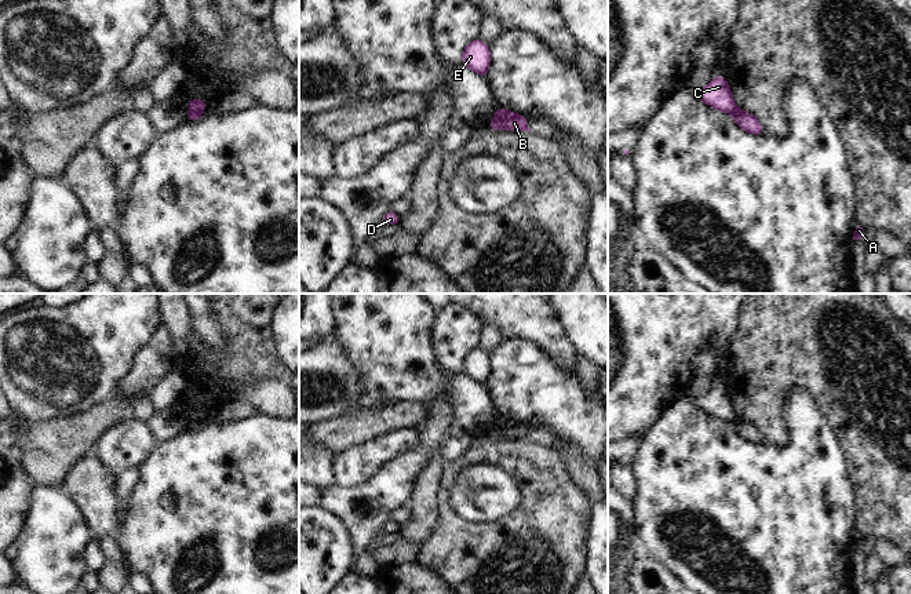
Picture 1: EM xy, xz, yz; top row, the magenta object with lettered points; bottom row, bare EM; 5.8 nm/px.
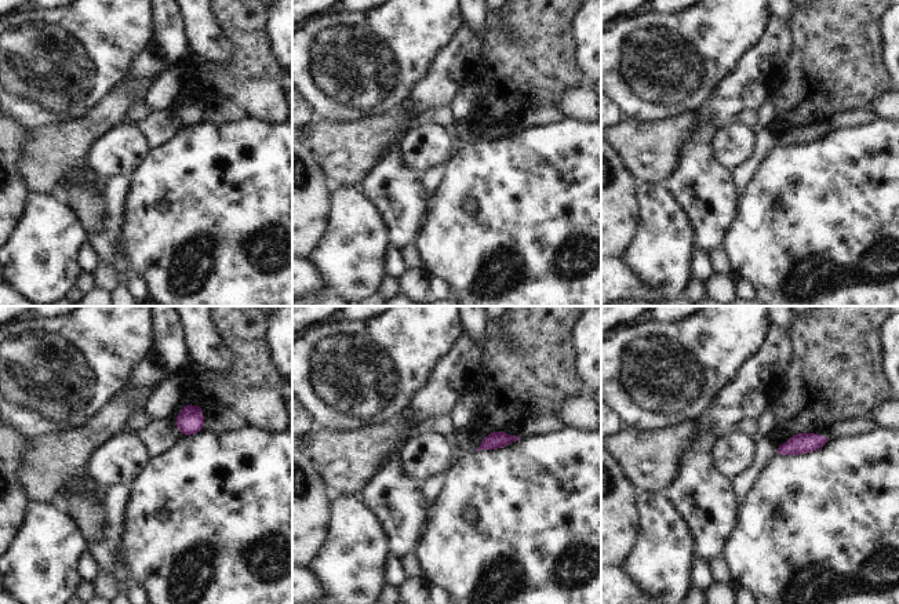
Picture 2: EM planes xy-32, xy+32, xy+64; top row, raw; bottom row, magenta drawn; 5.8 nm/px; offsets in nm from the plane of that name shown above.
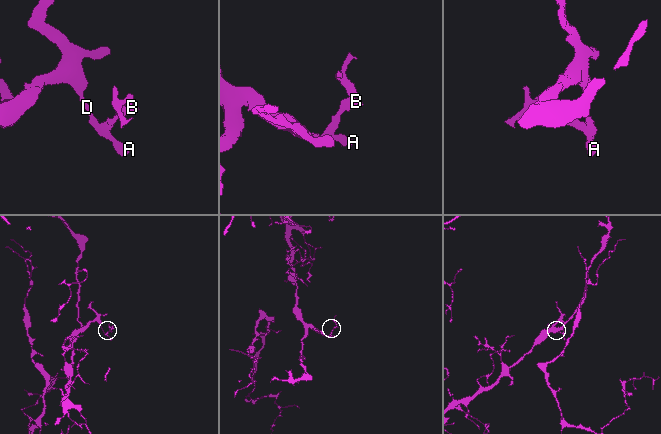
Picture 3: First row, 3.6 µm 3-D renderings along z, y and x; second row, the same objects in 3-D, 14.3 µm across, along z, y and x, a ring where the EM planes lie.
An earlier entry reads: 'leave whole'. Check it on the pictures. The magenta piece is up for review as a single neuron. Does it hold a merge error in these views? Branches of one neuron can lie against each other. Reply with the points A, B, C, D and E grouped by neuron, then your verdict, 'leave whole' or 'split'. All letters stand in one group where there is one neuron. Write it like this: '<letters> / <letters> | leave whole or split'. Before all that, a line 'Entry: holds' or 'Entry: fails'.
Entry: fails
A B D / C E | split

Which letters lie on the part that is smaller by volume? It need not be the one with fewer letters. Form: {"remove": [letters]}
{"remove": ["C", "E"]}

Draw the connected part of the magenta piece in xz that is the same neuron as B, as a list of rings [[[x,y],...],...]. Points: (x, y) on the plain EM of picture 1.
[[[498,416],[493,429],[488,433],[492,438],[522,438],[531,441],[526,434],[526,424],[514,423],[509,418]]]

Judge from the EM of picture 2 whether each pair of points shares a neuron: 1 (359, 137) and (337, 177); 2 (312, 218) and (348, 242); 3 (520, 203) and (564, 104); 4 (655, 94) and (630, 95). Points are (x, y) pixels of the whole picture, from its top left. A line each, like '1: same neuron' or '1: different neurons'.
1: same neuron
2: different neurons
3: different neurons
4: same neuron

